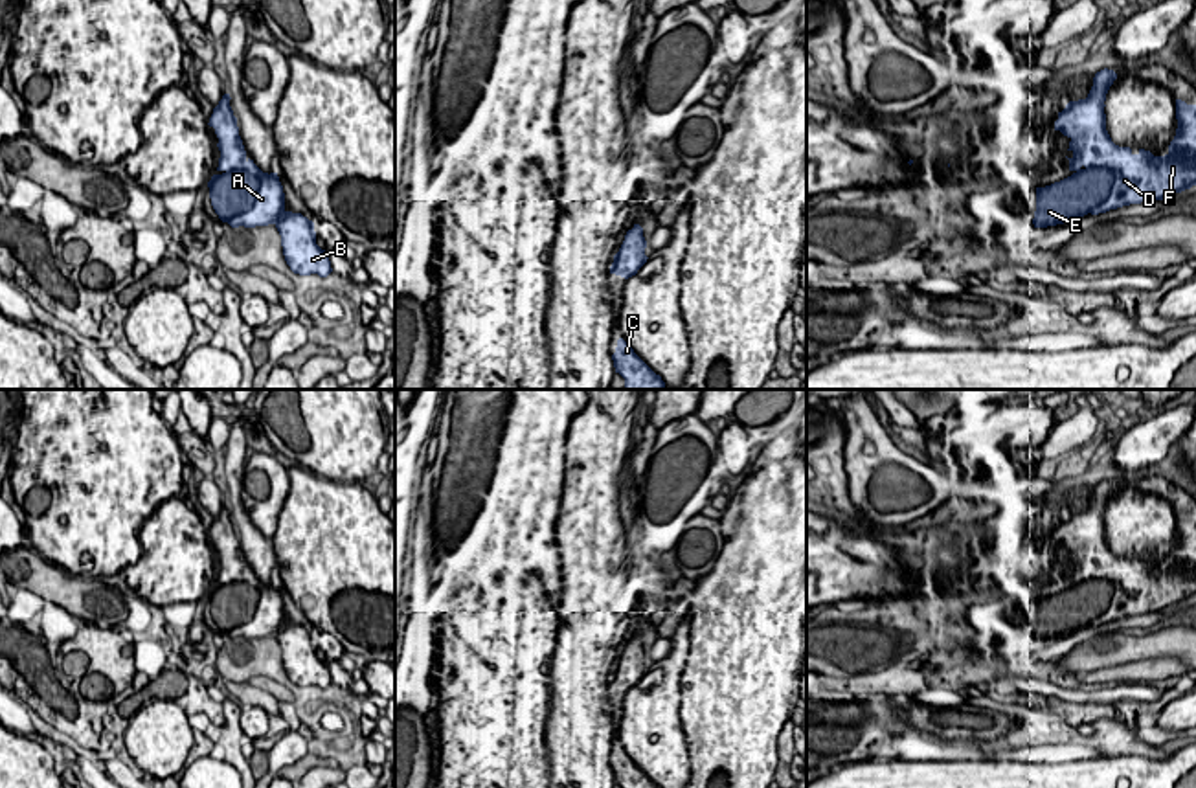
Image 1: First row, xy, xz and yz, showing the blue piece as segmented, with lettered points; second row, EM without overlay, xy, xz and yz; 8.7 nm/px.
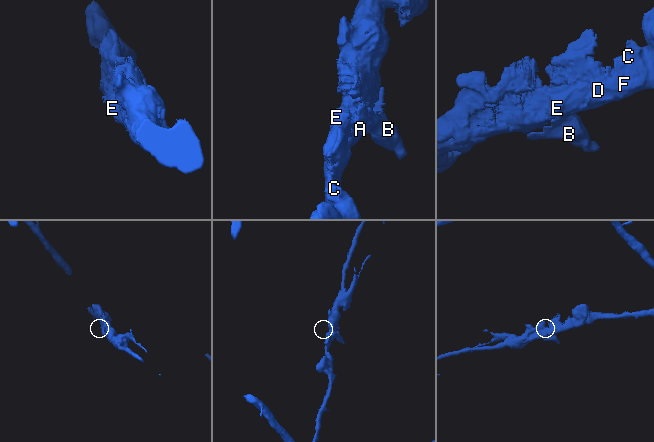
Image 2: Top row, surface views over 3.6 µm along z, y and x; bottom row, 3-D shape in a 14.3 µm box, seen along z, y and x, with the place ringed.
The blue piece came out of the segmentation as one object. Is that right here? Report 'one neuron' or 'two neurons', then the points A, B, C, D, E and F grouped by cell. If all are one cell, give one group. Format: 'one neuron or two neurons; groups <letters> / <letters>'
one neuron; groups A B C D E F

